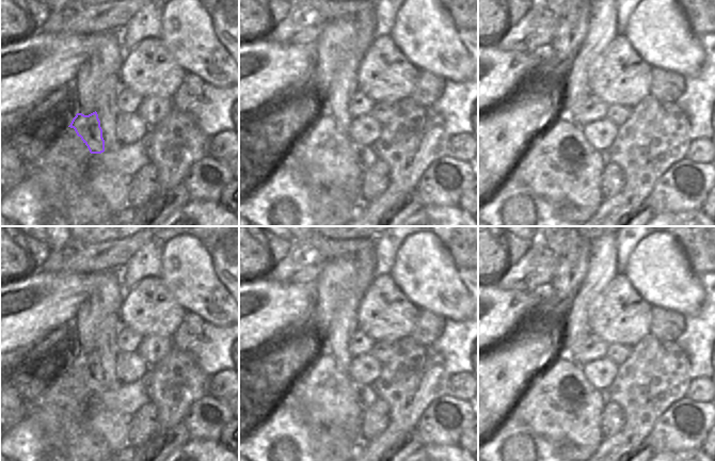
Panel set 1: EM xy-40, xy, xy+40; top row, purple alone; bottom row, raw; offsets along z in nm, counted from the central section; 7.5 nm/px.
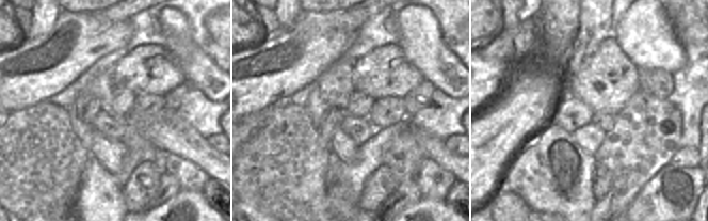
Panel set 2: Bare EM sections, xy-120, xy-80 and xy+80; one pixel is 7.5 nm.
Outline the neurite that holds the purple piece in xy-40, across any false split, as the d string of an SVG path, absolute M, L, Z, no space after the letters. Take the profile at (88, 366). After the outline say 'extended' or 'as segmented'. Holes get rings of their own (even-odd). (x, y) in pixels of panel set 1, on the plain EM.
M96 350L89 354L77 352L68 366L75 368L77 375L81 377L91 393L105 391L102 368Z; as segmented

